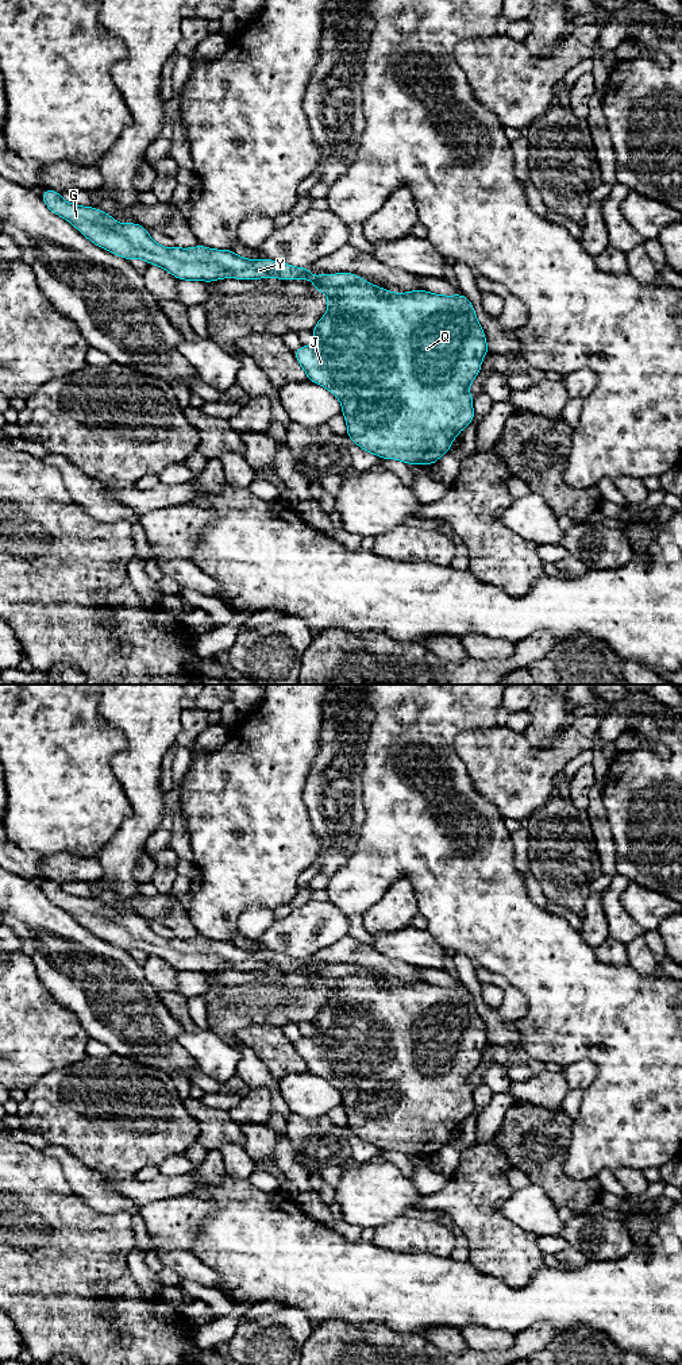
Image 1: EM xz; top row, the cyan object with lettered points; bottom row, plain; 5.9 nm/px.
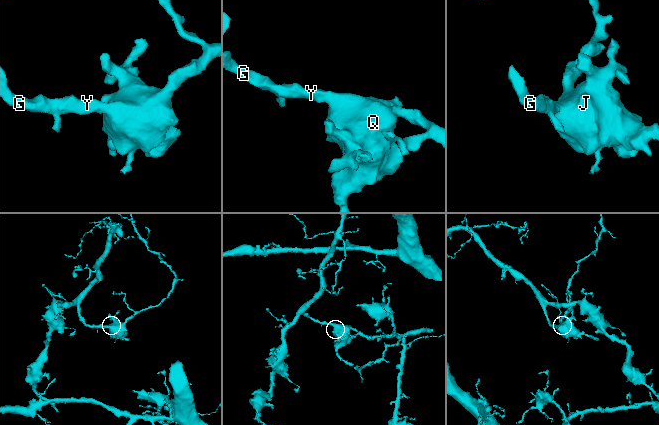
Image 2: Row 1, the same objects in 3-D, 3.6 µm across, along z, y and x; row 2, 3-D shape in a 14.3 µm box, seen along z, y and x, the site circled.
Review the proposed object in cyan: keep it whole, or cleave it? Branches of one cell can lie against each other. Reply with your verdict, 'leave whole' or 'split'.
leave whole

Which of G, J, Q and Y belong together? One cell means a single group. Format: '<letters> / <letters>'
G J Q Y

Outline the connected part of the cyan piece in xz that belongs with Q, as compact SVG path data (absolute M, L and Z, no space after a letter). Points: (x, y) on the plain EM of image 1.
M46 880L41 888L53 905L68 911L93 936L128 952L145 951L177 971L313 972L312 980L327 986L328 999L311 1022L316 1034L298 1038L294 1048L308 1072L328 1080L340 1092L347 1127L363 1142L382 1150L432 1157L450 1144L452 1131L474 1113L474 1088L469 1077L479 1065L489 1041L485 1023L466 987L435 986L423 980L392 984L352 964L312 967L309 959L271 951L244 951L232 941L201 936L167 940L155 934L149 922L136 914L119 915L105 902L68 894L53 880Z

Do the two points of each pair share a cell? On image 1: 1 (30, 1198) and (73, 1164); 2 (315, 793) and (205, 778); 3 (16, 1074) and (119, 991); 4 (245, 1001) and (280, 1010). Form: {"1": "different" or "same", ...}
{"1": "different", "2": "different", "3": "different", "4": "same"}

